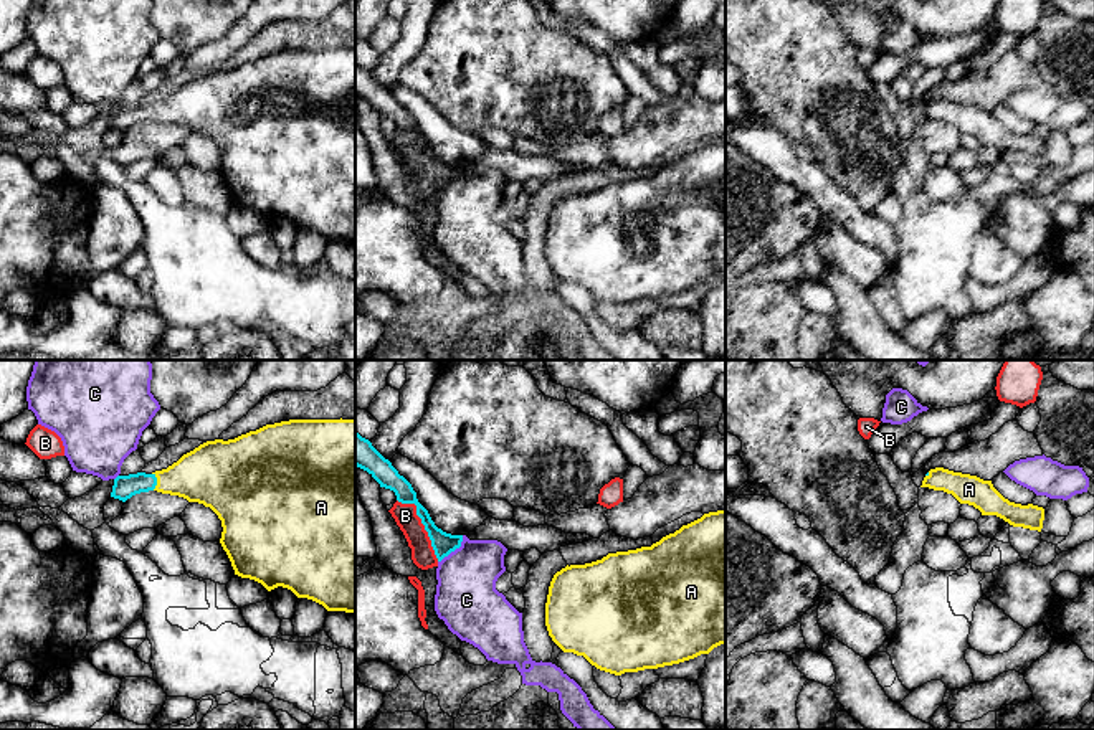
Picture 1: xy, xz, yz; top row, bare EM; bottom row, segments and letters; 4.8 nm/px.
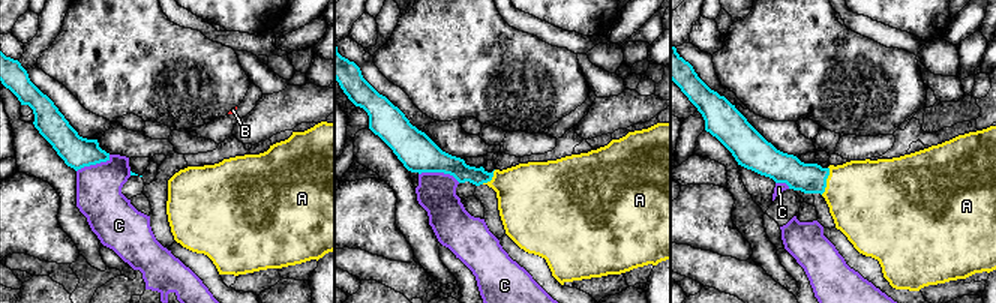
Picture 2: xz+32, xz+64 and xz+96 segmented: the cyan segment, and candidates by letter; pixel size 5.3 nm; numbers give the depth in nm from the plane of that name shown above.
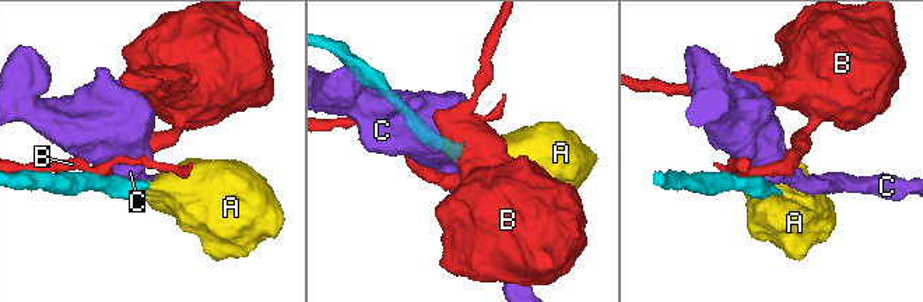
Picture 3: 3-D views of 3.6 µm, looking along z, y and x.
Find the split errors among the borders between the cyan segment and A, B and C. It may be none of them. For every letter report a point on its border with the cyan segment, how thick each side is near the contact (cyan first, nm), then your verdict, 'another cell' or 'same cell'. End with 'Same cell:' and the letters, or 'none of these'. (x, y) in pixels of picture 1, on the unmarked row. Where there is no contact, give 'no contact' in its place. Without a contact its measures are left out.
A: meets cyan in xy at (156, 111); 110 nm thick on the cyan side, 280 nm on the other; same cell
B: meets cyan in xz at (422, 152); 110 nm thick on the cyan side, 110 nm on the other; another cell
C: meets cyan in xz at (453, 180); 110 nm thick on the cyan side, 300 nm on the other; another cell
Same cell: A

